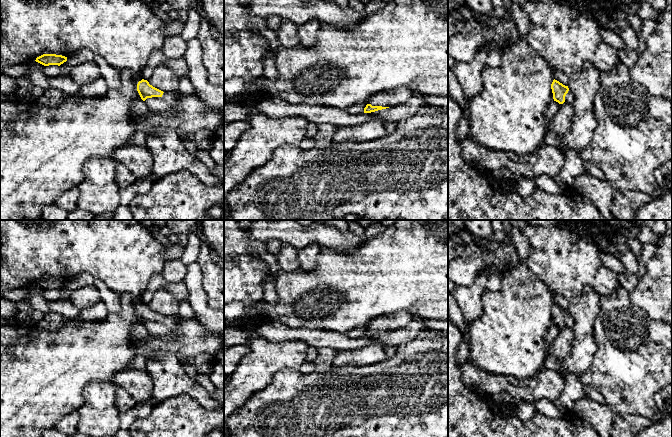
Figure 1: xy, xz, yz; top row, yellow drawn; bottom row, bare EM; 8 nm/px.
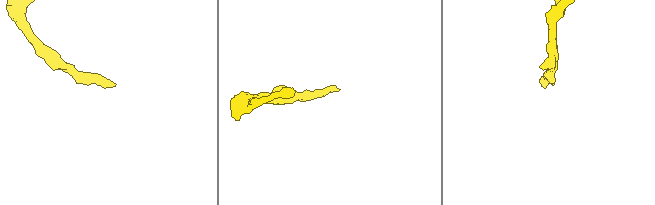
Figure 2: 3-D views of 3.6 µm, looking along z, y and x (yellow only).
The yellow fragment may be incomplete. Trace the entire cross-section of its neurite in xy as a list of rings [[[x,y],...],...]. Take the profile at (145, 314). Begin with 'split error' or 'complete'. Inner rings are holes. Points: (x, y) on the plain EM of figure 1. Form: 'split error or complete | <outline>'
split error | [[[144,303],[138,306],[137,315],[141,323],[154,335],[172,335],[180,329],[178,315],[163,316]]]

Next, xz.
split error | [[[406,311],[378,317],[369,323],[369,327],[364,332],[364,337],[393,331],[406,326],[411,320],[413,320],[413,316]]]

